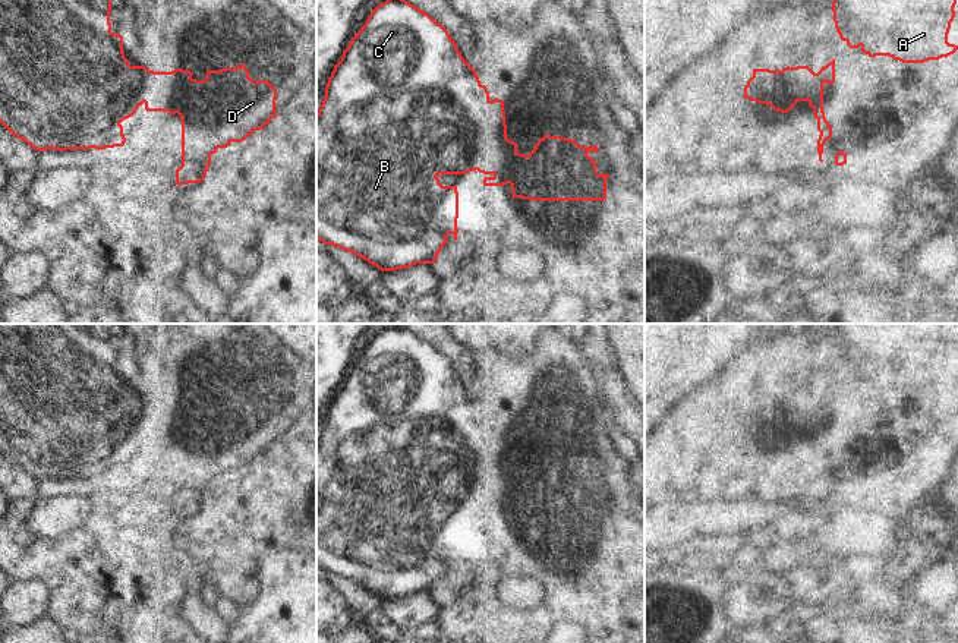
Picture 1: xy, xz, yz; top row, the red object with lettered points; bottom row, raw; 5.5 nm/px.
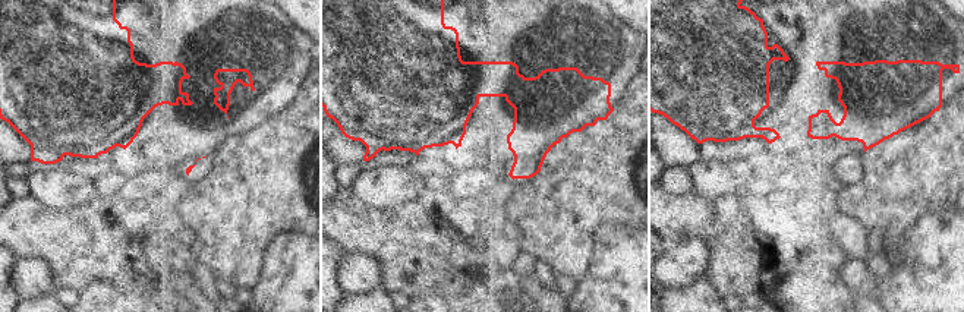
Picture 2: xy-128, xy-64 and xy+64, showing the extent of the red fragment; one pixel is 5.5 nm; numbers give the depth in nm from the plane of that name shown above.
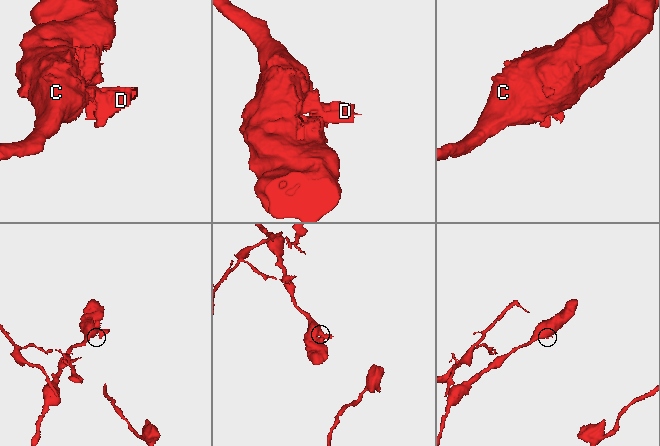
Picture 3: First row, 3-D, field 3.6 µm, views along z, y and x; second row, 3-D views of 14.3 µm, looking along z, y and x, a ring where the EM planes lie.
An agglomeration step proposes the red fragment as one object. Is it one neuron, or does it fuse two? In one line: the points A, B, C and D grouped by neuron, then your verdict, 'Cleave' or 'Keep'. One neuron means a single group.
Groups: A B C / D. Cleave

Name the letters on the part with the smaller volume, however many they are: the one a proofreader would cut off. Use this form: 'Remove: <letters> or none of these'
Remove: D

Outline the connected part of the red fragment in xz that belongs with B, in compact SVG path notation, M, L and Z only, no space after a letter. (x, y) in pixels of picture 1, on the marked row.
M387 0L376 6L371 15L368 16L365 25L360 28L357 34L352 38L349 47L343 51L341 60L334 66L331 76L328 78L328 83L325 86L325 97L324 101L316 113L316 239L319 239L324 245L331 245L340 248L346 252L352 252L356 256L363 258L378 270L384 271L396 271L401 268L409 268L416 264L435 264L438 253L448 242L448 234L454 236L457 240L457 218L458 218L458 192L457 186L442 186L439 183L438 174L466 174L469 171L476 170L480 164L508 164L507 158L507 124L505 124L505 111L504 111L504 101L502 100L491 100L488 88L480 83L476 70L463 59L461 53L457 48L456 41L450 37L448 31L432 19L428 13L420 10L419 7L410 4L406 0Z

